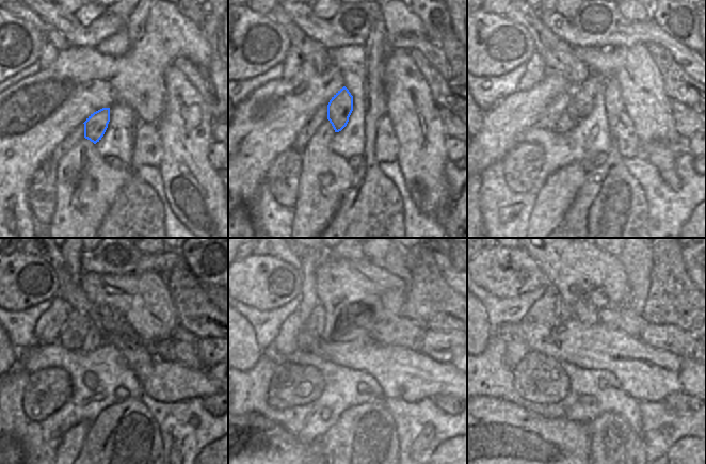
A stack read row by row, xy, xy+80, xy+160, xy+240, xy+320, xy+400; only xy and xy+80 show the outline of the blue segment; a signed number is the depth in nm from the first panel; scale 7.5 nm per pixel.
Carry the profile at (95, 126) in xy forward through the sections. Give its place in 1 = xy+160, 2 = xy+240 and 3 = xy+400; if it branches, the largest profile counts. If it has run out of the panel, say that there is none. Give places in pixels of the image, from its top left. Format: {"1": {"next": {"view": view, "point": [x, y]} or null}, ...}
{"1": {"next": {"view": "xy+160", "point": [582, 95]}}, "2": {"next": {"view": "xy+240", "point": [122, 328]}}, "3": {"next": {"view": "xy+400", "point": [598, 299]}}}

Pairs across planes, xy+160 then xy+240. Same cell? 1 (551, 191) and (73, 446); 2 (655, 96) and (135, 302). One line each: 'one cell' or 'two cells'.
1: one cell
2: one cell

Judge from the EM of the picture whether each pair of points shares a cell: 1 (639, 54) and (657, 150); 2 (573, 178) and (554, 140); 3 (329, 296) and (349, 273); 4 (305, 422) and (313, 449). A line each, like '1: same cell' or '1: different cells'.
1: different cells
2: different cells
3: same cell
4: different cells

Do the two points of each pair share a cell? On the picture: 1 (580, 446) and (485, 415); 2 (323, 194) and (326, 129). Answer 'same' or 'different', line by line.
1: same
2: same

